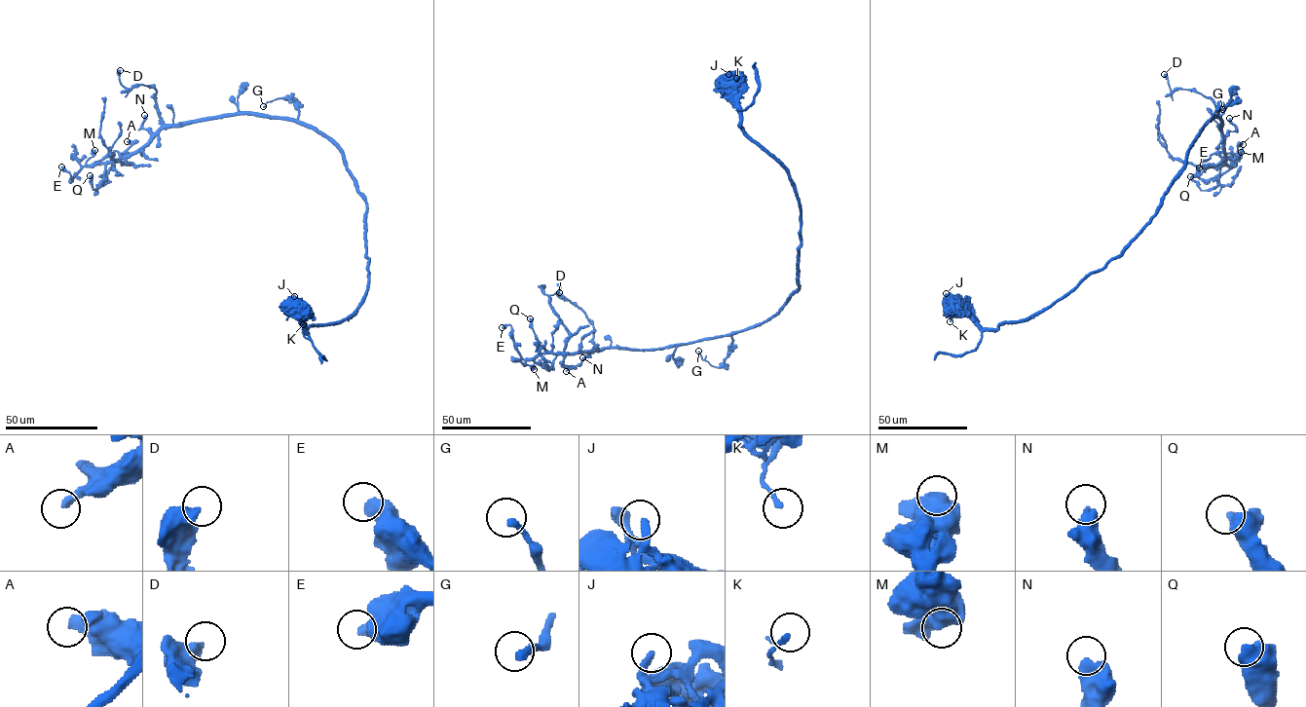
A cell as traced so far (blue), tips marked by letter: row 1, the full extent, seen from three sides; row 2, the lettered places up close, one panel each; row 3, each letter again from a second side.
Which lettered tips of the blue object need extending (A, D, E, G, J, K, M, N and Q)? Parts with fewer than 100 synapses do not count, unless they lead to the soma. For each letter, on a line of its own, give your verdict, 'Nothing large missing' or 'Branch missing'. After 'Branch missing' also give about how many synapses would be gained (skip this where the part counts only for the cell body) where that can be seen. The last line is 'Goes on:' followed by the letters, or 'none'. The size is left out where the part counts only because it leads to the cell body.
A: Nothing large missing
D: Nothing large missing
E: Nothing large missing
G: Nothing large missing
J: Nothing large missing
K: Nothing large missing
M: Nothing large missing
N: Nothing large missing
Q: Nothing large missing
Goes on: none

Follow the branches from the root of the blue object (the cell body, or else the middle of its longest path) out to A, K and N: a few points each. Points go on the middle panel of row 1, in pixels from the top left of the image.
A: (775, 315), (760, 324), (726, 336), (657, 349), (600, 349), (568, 353), (563, 364), (571, 366), (566, 371)
K: (775, 315), (798, 288), (801, 204), (788, 171), (740, 126), (736, 78)
N: (775, 315), (760, 324), (726, 336), (657, 349), (598, 349), (586, 355), (580, 364), (582, 357)

